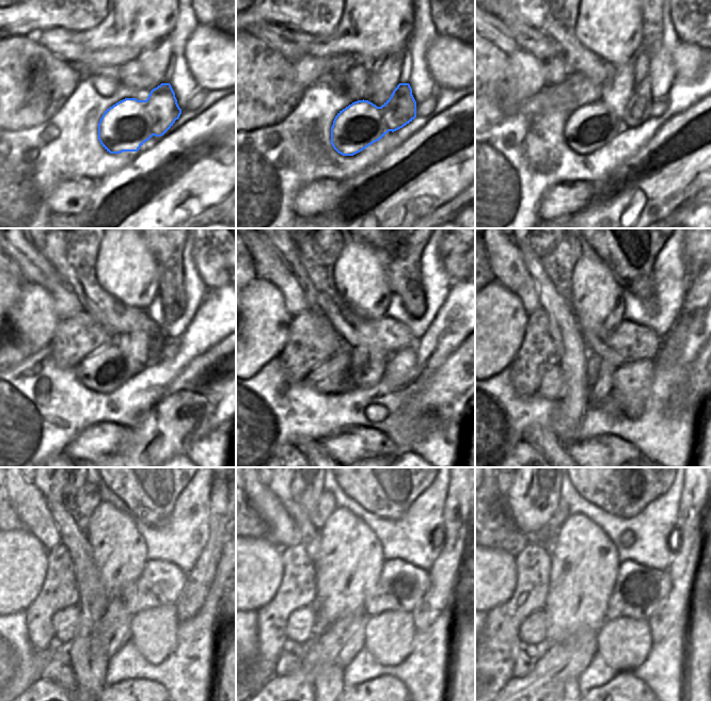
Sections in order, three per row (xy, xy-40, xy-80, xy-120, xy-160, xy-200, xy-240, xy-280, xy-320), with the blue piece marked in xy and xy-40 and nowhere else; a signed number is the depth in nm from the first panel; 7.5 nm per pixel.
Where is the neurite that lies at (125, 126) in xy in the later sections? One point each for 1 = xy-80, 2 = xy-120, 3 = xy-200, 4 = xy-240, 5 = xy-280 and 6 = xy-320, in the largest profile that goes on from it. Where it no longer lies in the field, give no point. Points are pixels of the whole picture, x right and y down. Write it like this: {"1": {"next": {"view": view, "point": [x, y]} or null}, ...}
{"1": {"next": {"view": "xy-80", "point": [588, 128]}}, "2": {"next": {"view": "xy-120", "point": [107, 368]}}, "3": {"next": {"view": "xy-200", "point": [552, 386]}}, "4": {"next": {"view": "xy-240", "point": [66, 622]}}, "5": {"next": {"view": "xy-280", "point": [300, 626]}}, "6": {"next": {"view": "xy-320", "point": [533, 631]}}}

